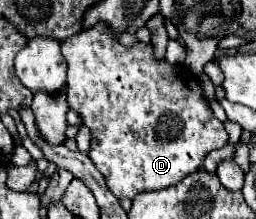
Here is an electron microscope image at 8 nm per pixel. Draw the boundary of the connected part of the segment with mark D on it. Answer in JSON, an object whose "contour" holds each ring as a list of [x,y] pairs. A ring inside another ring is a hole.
{"contour":[[[95,26],[71,36],[61,44],[61,54],[67,62],[67,102],[91,130],[91,152],[95,168],[105,176],[109,190],[117,198],[133,198],[147,190],[159,190],[181,182],[191,172],[199,170],[205,156],[229,142],[229,136],[213,116],[209,102],[203,96],[199,80],[183,64],[171,66],[167,60],[157,60],[151,42],[123,46],[113,38],[109,26]]]}

